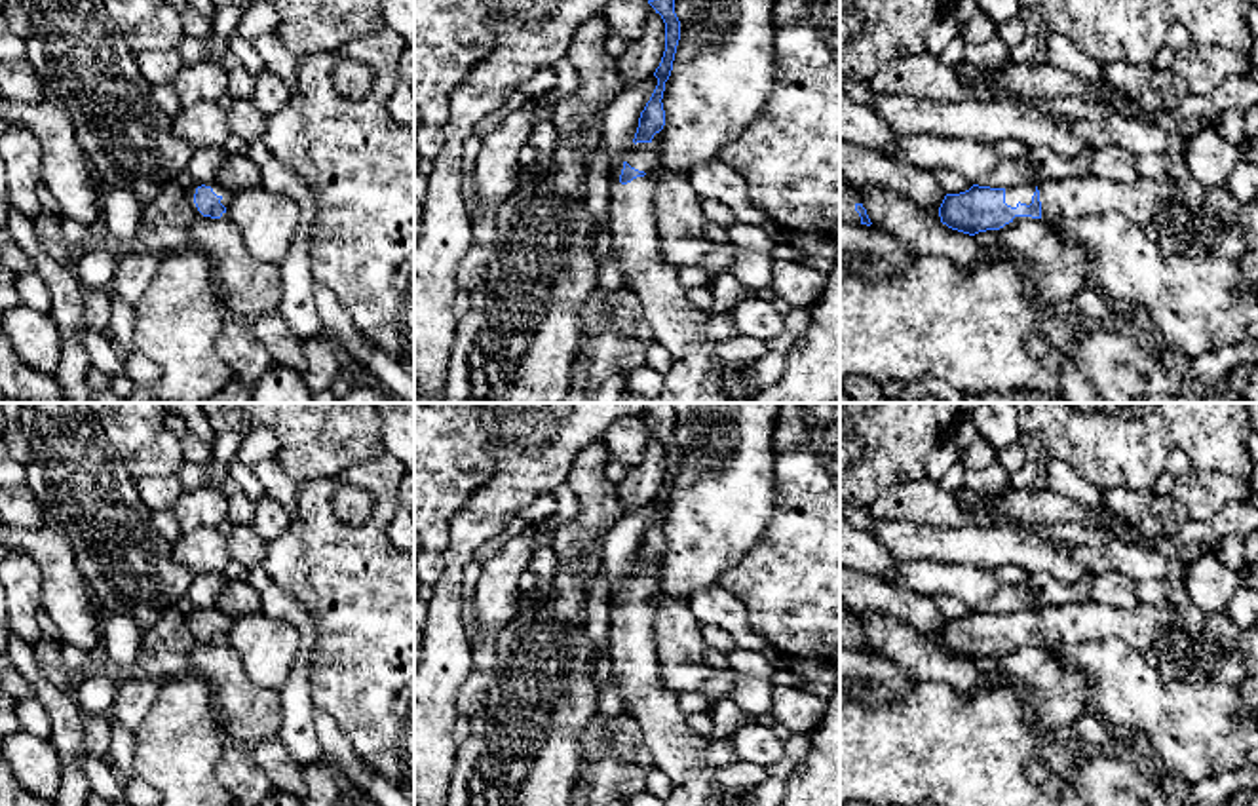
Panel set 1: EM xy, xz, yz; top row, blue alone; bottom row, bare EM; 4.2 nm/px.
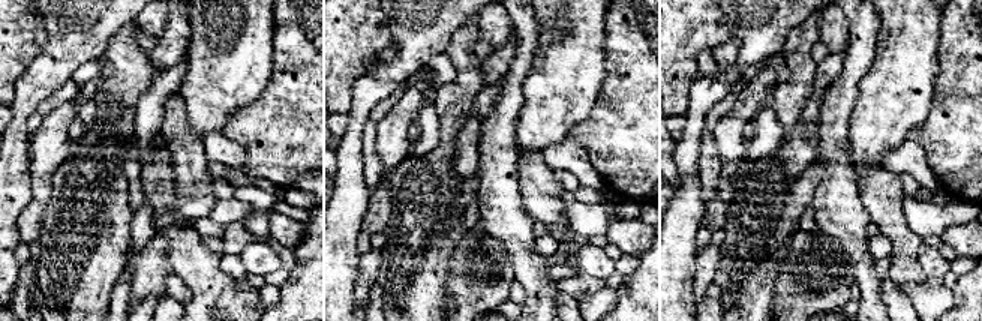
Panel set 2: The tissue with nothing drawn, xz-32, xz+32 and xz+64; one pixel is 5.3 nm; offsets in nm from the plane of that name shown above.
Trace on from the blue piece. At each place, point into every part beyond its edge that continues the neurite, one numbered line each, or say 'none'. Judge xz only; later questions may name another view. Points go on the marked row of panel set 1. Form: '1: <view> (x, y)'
1: xz (696, 377)

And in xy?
1: xy (227, 194)

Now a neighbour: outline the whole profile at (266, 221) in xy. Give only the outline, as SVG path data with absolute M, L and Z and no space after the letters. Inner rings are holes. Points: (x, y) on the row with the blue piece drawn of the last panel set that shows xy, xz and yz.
M257 186L234 192L228 219L255 259L279 266L298 230L300 209L291 198Z

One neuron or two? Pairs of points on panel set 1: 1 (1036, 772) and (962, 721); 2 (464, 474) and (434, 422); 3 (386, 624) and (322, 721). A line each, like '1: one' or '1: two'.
1: two
2: one
3: two

